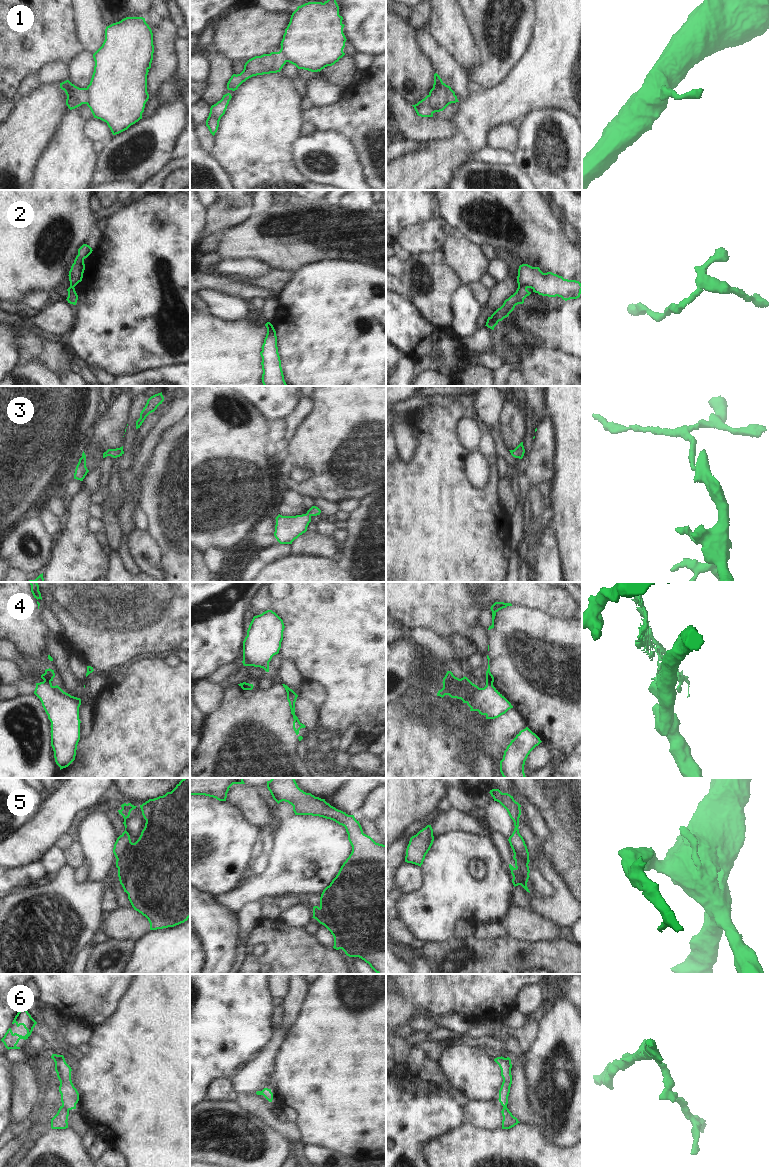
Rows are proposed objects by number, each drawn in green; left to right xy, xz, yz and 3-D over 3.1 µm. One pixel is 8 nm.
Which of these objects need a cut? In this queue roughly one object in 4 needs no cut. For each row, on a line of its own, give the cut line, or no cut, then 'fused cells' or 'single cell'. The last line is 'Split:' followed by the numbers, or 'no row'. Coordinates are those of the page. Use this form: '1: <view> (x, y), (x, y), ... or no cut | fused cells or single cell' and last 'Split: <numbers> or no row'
1: xy (85, 88), (87, 95), (86, 103) | fused cells
2: yz (518, 285), (528, 287) | fused cells
3: no cut | single cell
4: xy (44, 679), (50, 681) | fused cells
5: xy (133, 843), (129, 853), (124, 858), (117, 860) | fused cells
6: xy (62, 1104), (69, 1109) | fused cells
Split: 1, 2, 4, 5, 6

